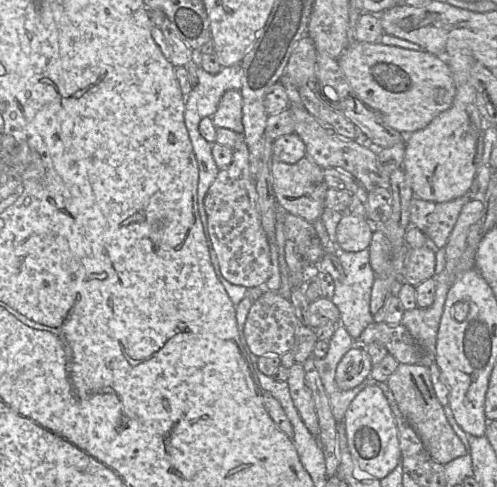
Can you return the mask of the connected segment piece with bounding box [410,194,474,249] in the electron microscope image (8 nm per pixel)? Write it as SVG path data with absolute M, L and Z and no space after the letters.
M467 194L437 203L414 197L410 204L411 226L420 229L435 249L443 249L463 206L473 199L473 194Z

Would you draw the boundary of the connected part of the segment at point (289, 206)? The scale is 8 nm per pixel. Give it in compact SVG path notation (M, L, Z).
M304 157L294 164L287 164L273 158L271 175L276 201L285 213L298 216L312 224L320 220L325 210L325 194L329 189L324 182L323 168L310 157Z

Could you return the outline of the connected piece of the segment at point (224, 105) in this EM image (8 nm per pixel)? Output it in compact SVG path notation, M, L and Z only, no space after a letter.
M240 90L225 92L219 102L217 111L210 118L216 128L230 129L243 134L242 123L243 99Z

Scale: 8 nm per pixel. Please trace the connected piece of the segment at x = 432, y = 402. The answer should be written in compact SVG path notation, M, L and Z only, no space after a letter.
M399 364L386 381L399 410L420 437L425 449L438 463L447 462L465 454L466 448L449 424L444 407L434 391L429 367L424 364Z

